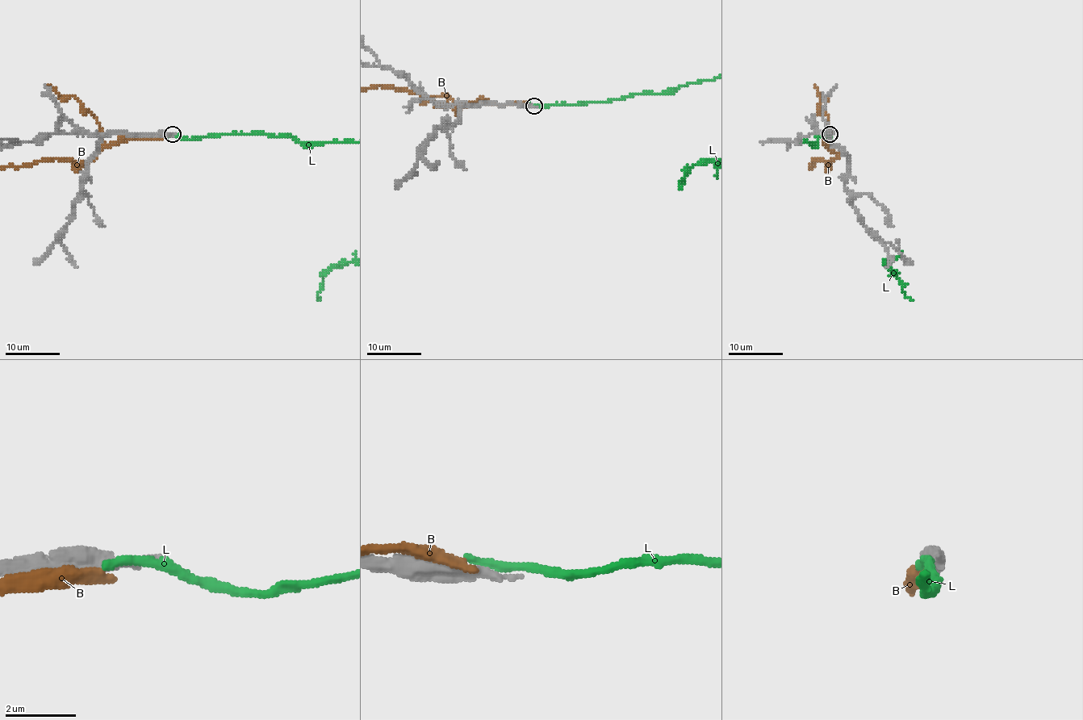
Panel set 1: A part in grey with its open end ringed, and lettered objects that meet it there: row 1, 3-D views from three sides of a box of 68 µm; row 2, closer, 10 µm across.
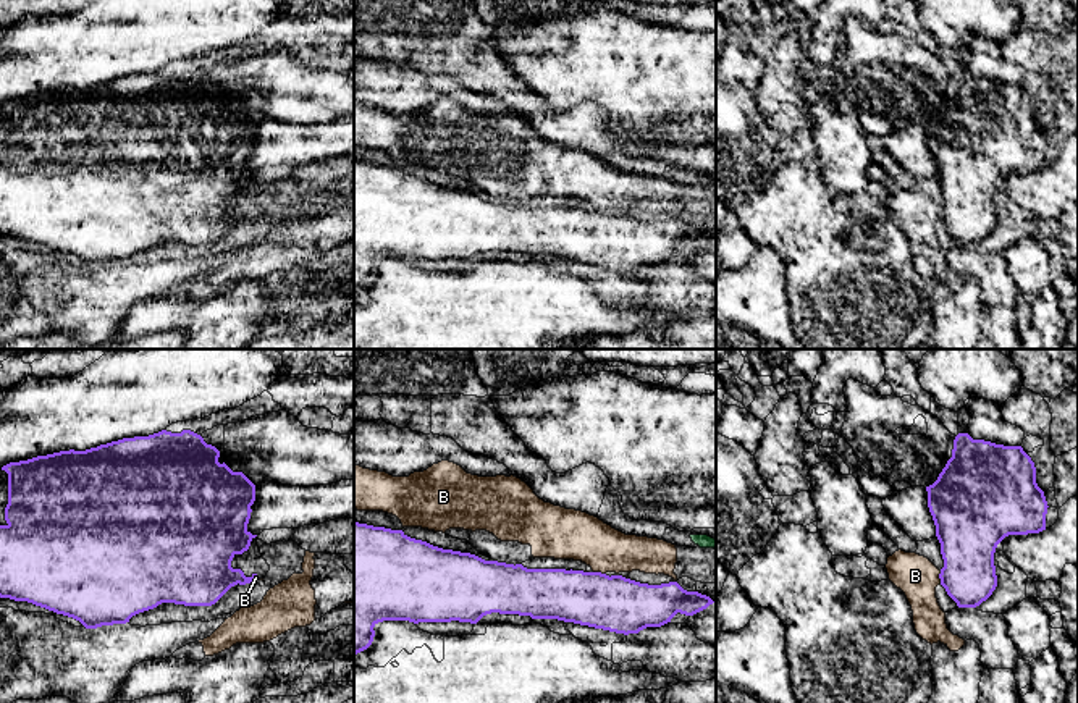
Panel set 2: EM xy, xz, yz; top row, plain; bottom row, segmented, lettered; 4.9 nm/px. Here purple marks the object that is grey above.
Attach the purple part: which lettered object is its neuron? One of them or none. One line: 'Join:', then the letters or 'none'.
Join: none

